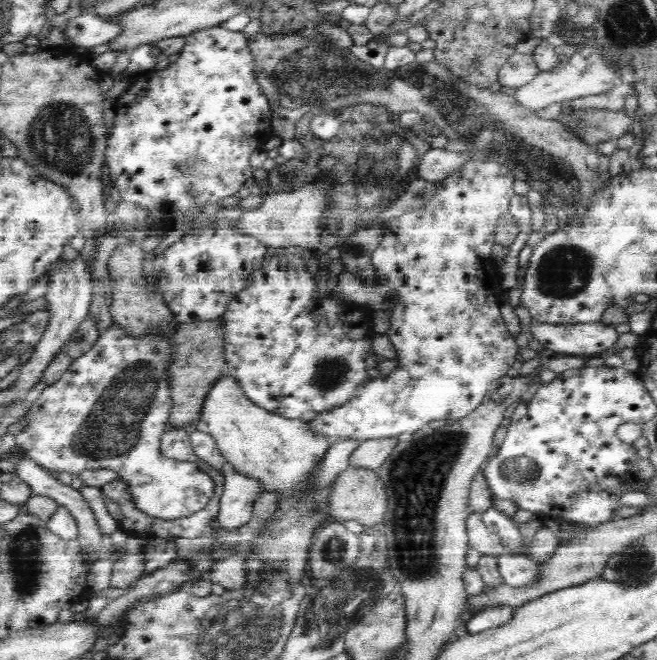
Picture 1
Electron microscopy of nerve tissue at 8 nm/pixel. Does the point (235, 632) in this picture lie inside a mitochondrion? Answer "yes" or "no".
yes

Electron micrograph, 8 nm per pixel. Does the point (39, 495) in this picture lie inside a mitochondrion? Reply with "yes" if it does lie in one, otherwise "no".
no

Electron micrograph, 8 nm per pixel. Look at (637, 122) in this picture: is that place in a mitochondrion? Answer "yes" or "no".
no

